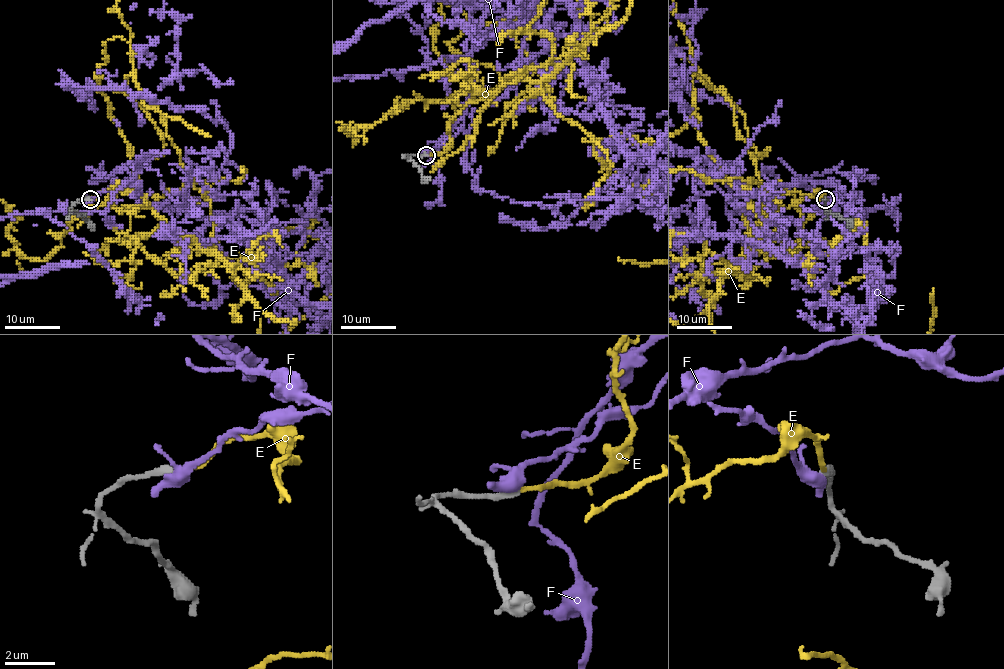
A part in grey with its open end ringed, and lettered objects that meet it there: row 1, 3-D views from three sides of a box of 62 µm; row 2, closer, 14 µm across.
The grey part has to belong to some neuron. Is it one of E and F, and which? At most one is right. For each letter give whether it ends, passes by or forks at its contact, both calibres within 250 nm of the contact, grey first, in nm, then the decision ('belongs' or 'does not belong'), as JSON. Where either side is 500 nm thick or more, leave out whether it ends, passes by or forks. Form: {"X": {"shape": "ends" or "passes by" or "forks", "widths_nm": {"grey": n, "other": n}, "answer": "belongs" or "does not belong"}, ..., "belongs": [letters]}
{"E": {"shape": "ends", "widths_nm": {"grey": 360, "other": 180}, "answer": "belongs"}, "F": {"shape": "forks", "widths_nm": {"grey": 380, "other": 360}, "answer": "does not belong"}, "belongs": ["E"]}

